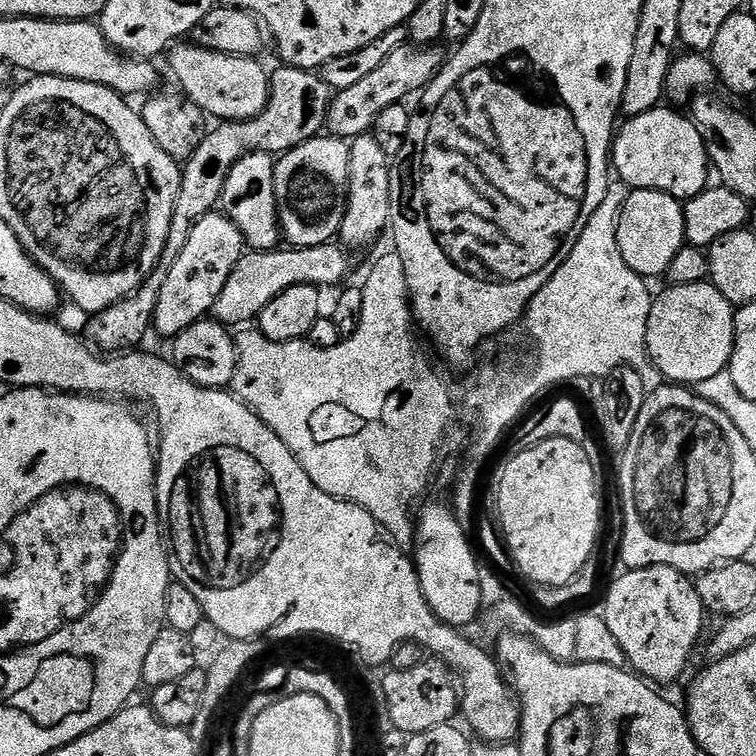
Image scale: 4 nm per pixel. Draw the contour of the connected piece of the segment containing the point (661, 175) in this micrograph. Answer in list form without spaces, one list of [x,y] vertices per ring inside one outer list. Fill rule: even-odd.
[[[661,106],[650,110],[646,114],[638,114],[627,121],[628,125],[621,127],[615,133],[612,150],[610,153],[610,164],[615,175],[622,182],[628,184],[629,189],[644,189],[646,191],[662,191],[681,202],[694,198],[699,192],[709,187],[708,172],[710,174],[710,163],[708,159],[708,148],[697,128],[696,123],[683,111],[673,110],[671,107]]]

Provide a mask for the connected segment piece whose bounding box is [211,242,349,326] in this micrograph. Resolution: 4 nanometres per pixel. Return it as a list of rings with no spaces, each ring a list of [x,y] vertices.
[[[336,242],[309,248],[288,246],[271,252],[245,251],[234,266],[230,278],[226,278],[226,286],[222,286],[222,294],[218,294],[211,315],[224,326],[244,324],[247,320],[255,321],[260,312],[266,310],[266,306],[270,306],[270,302],[274,302],[282,290],[290,290],[290,286],[338,283],[348,272],[347,255],[349,253]]]

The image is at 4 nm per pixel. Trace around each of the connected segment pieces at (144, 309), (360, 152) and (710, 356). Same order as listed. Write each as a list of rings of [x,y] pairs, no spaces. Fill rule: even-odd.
[[[280,66],[276,73],[271,73],[268,101],[257,116],[249,120],[220,122],[209,131],[202,146],[194,150],[191,158],[183,161],[180,189],[174,214],[170,218],[170,234],[166,234],[162,258],[137,292],[114,306],[95,313],[89,319],[92,320],[88,324],[88,337],[86,336],[89,345],[95,346],[104,354],[123,354],[143,345],[140,343],[143,342],[144,335],[153,327],[152,319],[158,306],[158,294],[162,294],[162,286],[166,282],[166,274],[170,274],[170,266],[174,266],[178,254],[182,254],[182,249],[186,247],[186,238],[190,238],[196,223],[219,205],[222,186],[233,166],[251,152],[289,152],[294,146],[321,135],[328,122],[328,108],[332,105],[333,95],[333,89],[328,87],[323,75],[307,68]]]
[[[365,134],[356,137],[350,144],[350,178],[348,179],[348,201],[346,214],[338,237],[345,249],[364,248],[380,236],[380,231],[389,227],[392,219],[390,206],[390,157],[378,146],[375,135]]]
[[[711,282],[665,289],[653,299],[646,330],[648,353],[661,377],[676,386],[695,386],[725,372],[734,350],[734,305]]]

